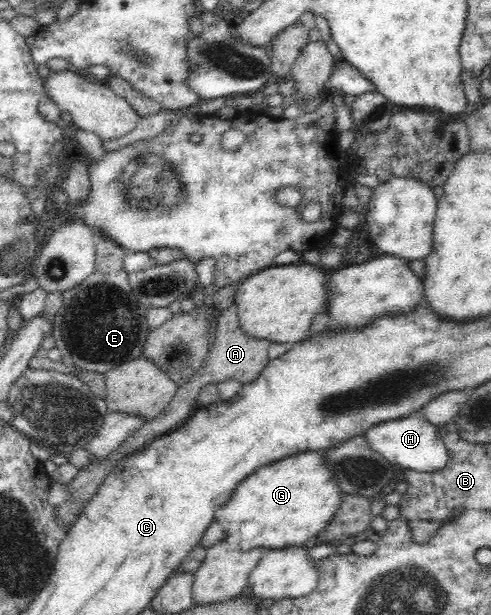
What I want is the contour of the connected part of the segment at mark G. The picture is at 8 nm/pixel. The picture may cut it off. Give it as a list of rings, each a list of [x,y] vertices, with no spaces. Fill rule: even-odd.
[[[304,451],[300,454],[278,459],[260,466],[254,473],[241,481],[231,498],[216,510],[216,519],[225,529],[225,540],[231,549],[248,551],[254,547],[284,549],[292,545],[300,546],[315,541],[315,537],[329,524],[342,503],[342,490],[333,471],[327,465],[324,451]]]

